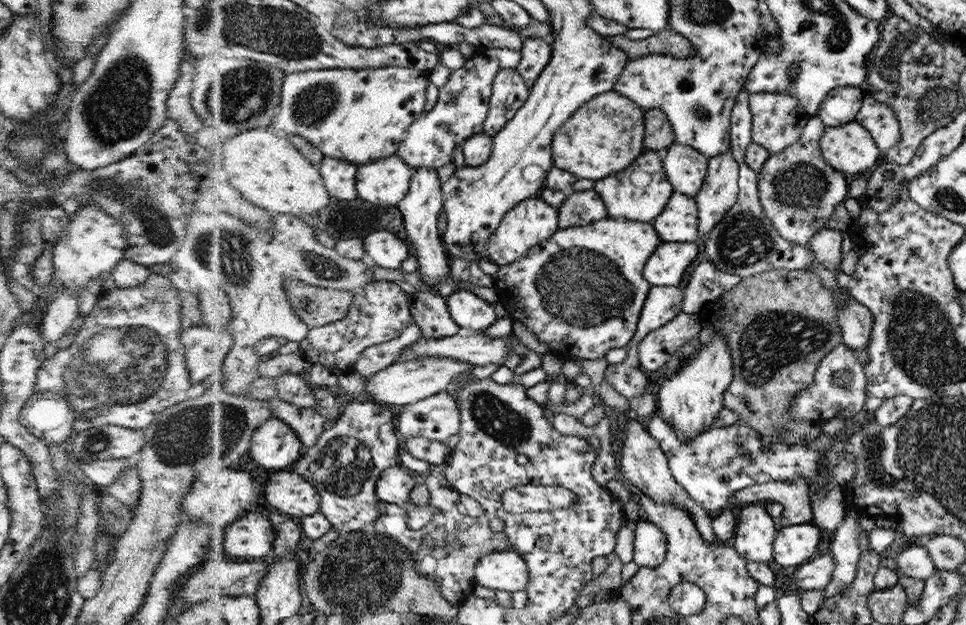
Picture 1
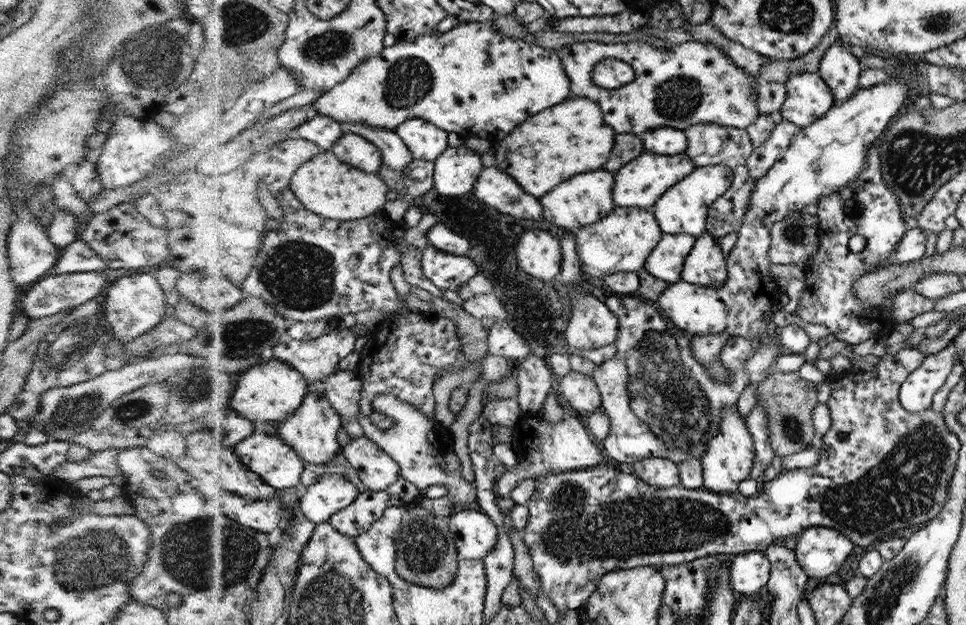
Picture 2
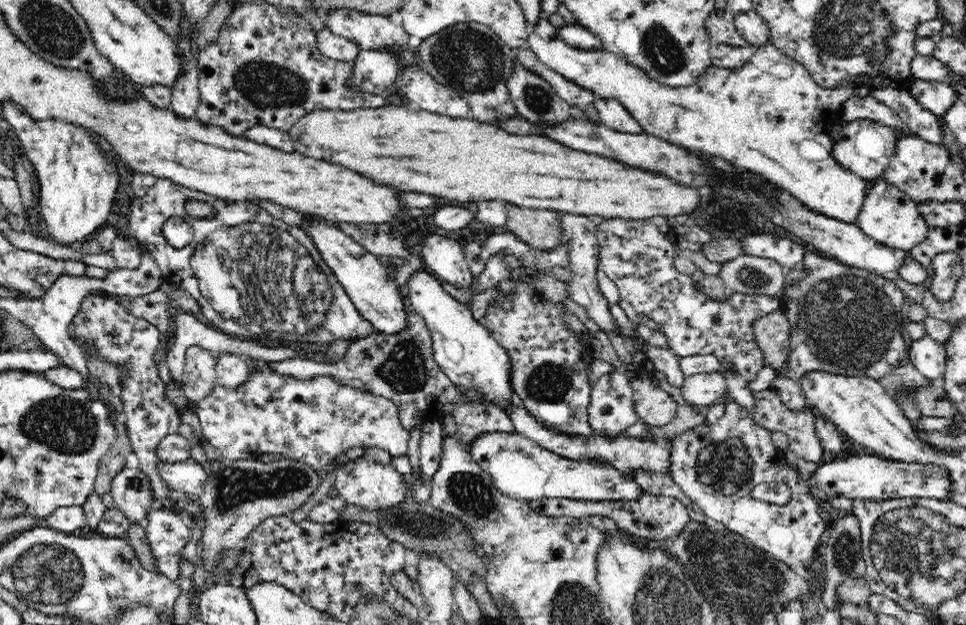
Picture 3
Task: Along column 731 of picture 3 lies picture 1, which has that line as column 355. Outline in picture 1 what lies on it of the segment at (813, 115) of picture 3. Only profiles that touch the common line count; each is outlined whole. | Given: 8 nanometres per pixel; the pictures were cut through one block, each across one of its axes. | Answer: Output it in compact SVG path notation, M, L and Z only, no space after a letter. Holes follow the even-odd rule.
M412 67L332 68L291 73L285 79L282 110L275 118L274 127L286 131L289 135L308 138L320 147L328 158L348 160L364 166L398 155L412 124L427 112L430 87L430 71Z

